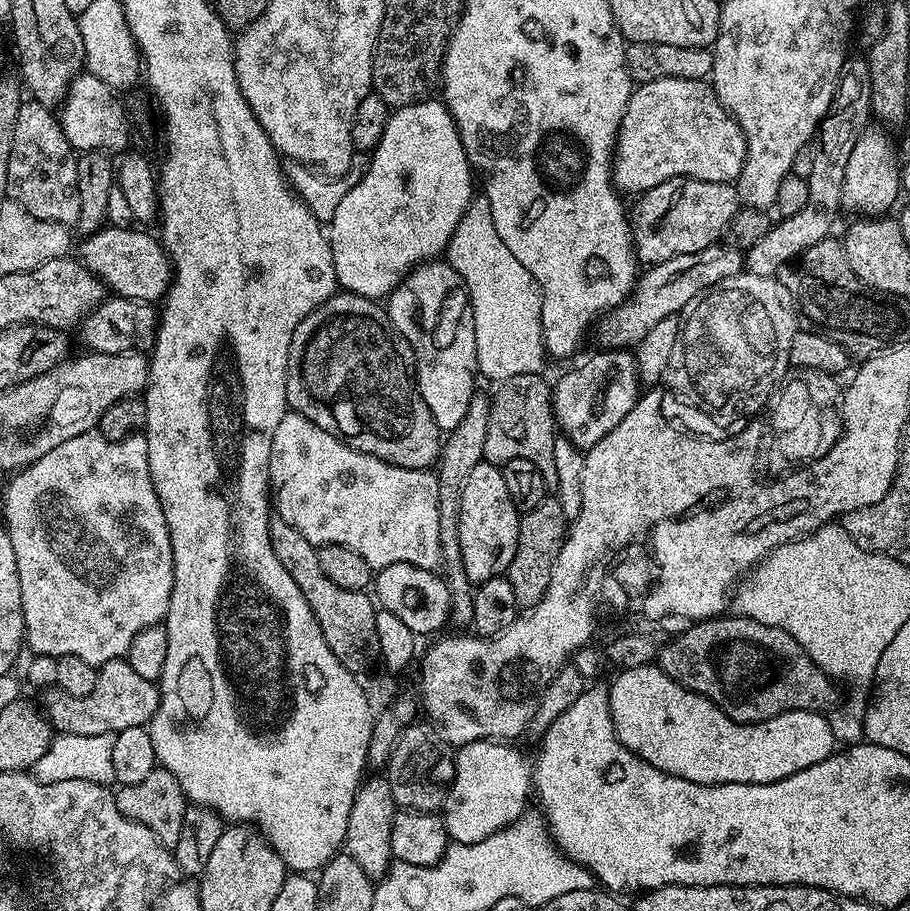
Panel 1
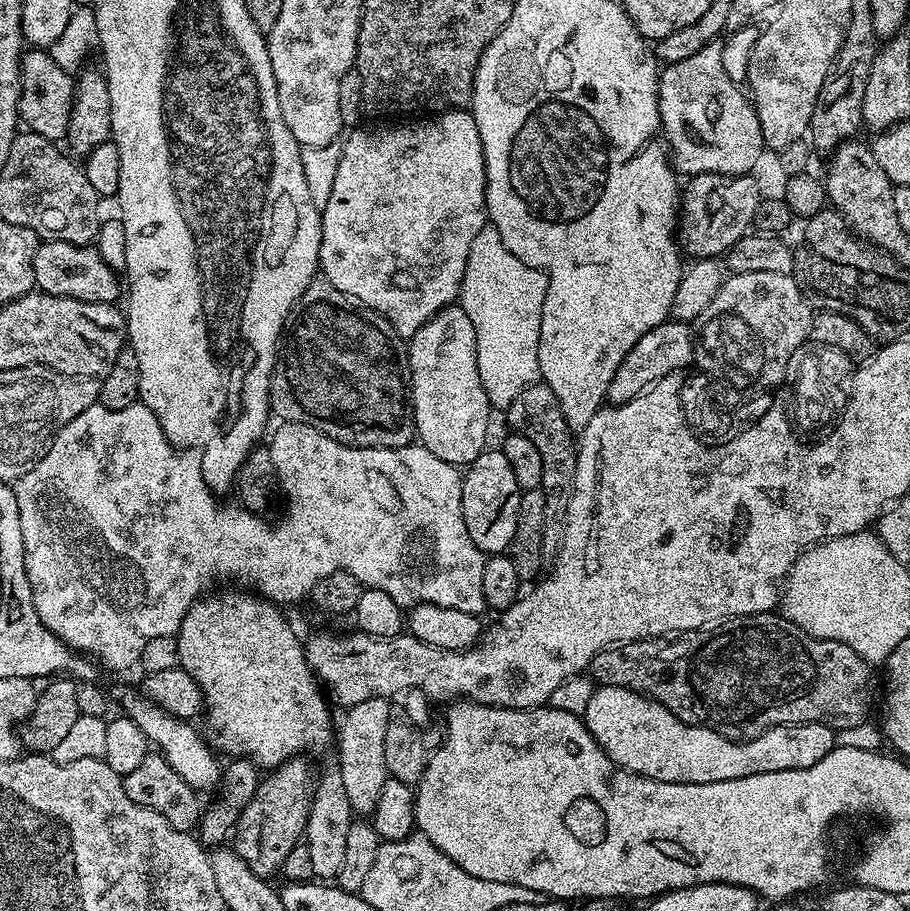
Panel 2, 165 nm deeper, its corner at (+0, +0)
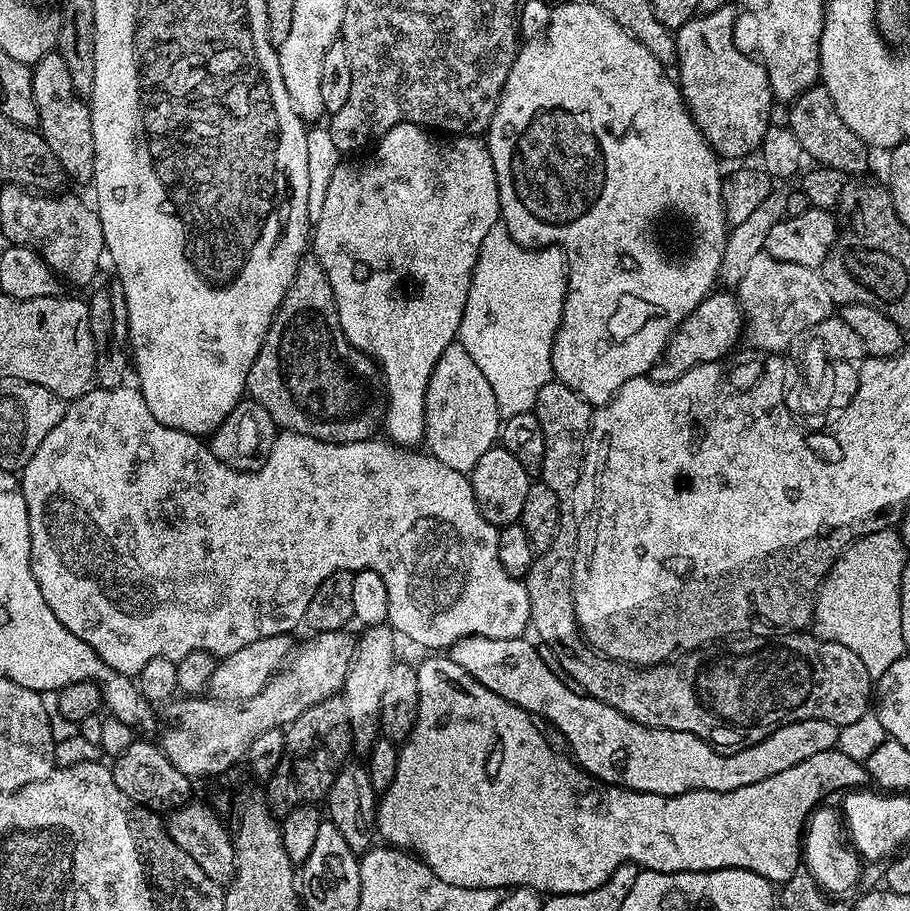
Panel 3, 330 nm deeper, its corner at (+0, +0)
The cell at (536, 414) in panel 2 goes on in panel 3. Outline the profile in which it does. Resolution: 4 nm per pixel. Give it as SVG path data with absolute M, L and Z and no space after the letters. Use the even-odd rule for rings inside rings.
M553 378L547 380L538 390L534 411L538 426L542 426L542 438L546 438L546 458L542 458L539 479L546 486L550 486L550 490L554 490L554 498L558 498L560 525L558 534L554 534L554 542L550 542L548 549L533 559L530 570L522 579L526 594L530 594L530 628L533 633L536 631L535 639L543 645L546 652L548 647L547 655L554 664L556 659L555 667L579 691L586 696L593 696L598 702L606 702L606 706L614 706L614 710L626 714L626 718L638 722L643 728L694 734L717 750L754 746L762 742L762 738L774 734L774 730L794 722L825 720L843 726L858 722L869 715L874 704L874 678L868 673L866 666L862 666L862 658L858 658L854 650L846 650L846 646L838 642L822 640L804 630L780 630L775 633L777 636L741 635L739 638L706 644L693 652L677 655L663 664L647 666L624 664L620 660L610 659L603 652L597 652L585 640L576 620L572 585L580 533L578 489L580 477L584 475L588 431L592 428L594 408L586 402L586 398L582 398L582 394L570 390L570 386Z

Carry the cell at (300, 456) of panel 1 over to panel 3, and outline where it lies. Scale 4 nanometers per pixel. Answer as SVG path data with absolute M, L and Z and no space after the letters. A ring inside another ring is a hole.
M93 386L89 392L71 401L65 407L64 417L60 419L58 426L54 426L54 430L50 430L50 434L46 434L46 438L42 438L42 446L38 446L38 450L34 450L34 458L30 458L30 462L22 469L22 475L19 477L20 488L26 498L26 510L30 522L30 542L32 543L32 573L38 582L38 590L42 590L42 598L46 598L46 606L50 606L50 610L54 610L54 618L58 618L58 622L62 622L62 626L66 626L66 630L70 630L70 634L82 638L82 642L86 642L86 646L90 646L90 650L94 650L94 654L98 654L98 658L102 658L102 662L113 668L115 672L121 672L123 676L135 677L136 673L142 670L142 666L146 666L146 662L150 662L150 658L155 656L177 661L186 658L191 652L209 652L213 658L223 658L234 654L234 650L242 650L242 646L250 646L250 642L258 642L258 638L270 638L271 636L291 633L293 631L291 628L301 627L304 624L306 606L310 606L310 598L314 598L314 590L318 590L318 586L322 586L322 582L326 582L326 578L330 578L330 574L338 574L339 572L355 574L362 570L374 570L374 574L382 574L382 582L386 582L386 594L390 594L387 623L403 639L405 636L406 639L413 640L414 643L428 648L424 650L447 650L451 648L454 642L458 642L467 636L518 638L529 631L530 594L526 594L523 579L511 576L506 570L506 566L502 566L502 561L498 559L498 538L500 534L497 525L489 522L478 510L472 481L465 473L450 470L450 466L446 466L446 462L438 462L438 458L434 458L427 451L409 450L407 447L397 446L384 438L355 440L349 444L331 444L325 440L310 438L306 434L286 431L281 431L277 435L274 450L270 450L270 458L266 458L266 462L259 470L256 472L239 472L230 466L226 466L218 458L214 458L211 447L201 437L191 436L188 432L174 430L170 426L158 422L158 418L154 418L154 414L150 414L150 406L146 406L146 398L140 392L139 387L128 387L102 388Z

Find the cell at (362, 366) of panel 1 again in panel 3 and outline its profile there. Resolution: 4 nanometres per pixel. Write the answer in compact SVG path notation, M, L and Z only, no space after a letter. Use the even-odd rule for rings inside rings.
M315 255L301 256L294 282L282 298L254 366L250 366L247 395L261 404L283 431L349 444L378 432L381 409L376 409L371 390L360 381L360 375L371 368L373 361L355 348L342 330L326 270Z

